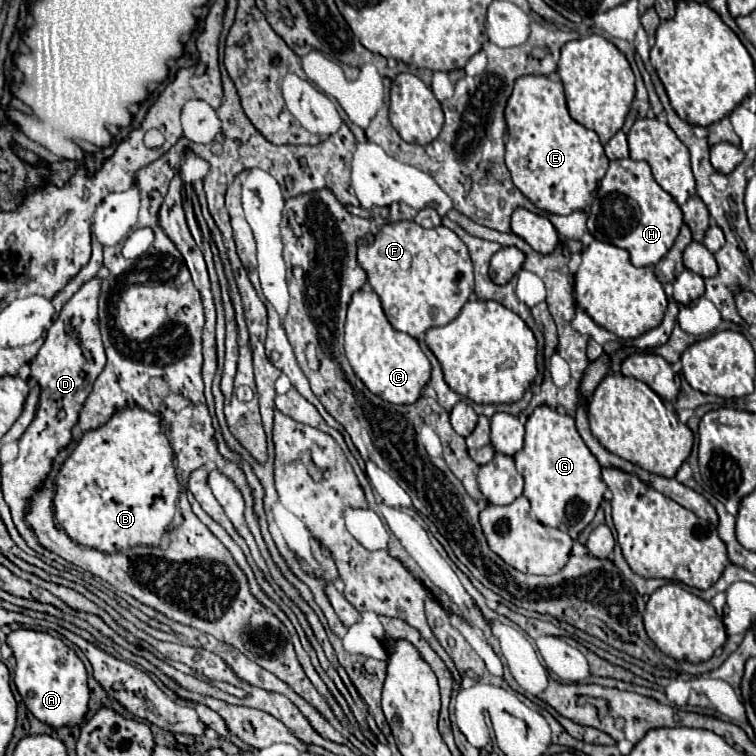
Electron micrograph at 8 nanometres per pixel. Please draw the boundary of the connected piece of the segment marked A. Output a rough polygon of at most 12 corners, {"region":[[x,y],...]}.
{"region":[[7,634],[13,682],[33,716],[79,724],[87,670],[63,640]]}

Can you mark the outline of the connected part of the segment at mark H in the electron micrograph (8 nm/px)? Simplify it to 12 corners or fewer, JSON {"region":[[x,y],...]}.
{"region":[[613,160],[587,228],[657,264],[683,214],[647,162]]}

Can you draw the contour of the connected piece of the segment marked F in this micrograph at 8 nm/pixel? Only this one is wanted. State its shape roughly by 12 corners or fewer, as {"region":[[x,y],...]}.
{"region":[[387,222],[357,262],[391,326],[449,324],[473,292],[445,226]]}

